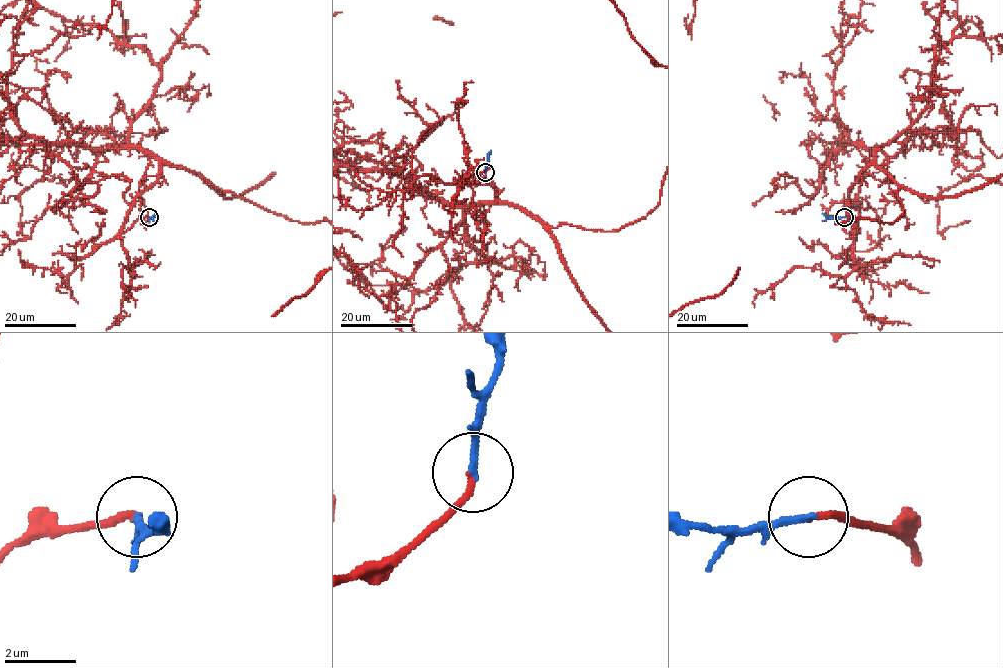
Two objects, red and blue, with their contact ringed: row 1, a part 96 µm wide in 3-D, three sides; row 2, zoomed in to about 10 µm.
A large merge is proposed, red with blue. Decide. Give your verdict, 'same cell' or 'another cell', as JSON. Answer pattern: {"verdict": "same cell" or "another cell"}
{"verdict": "same cell"}

